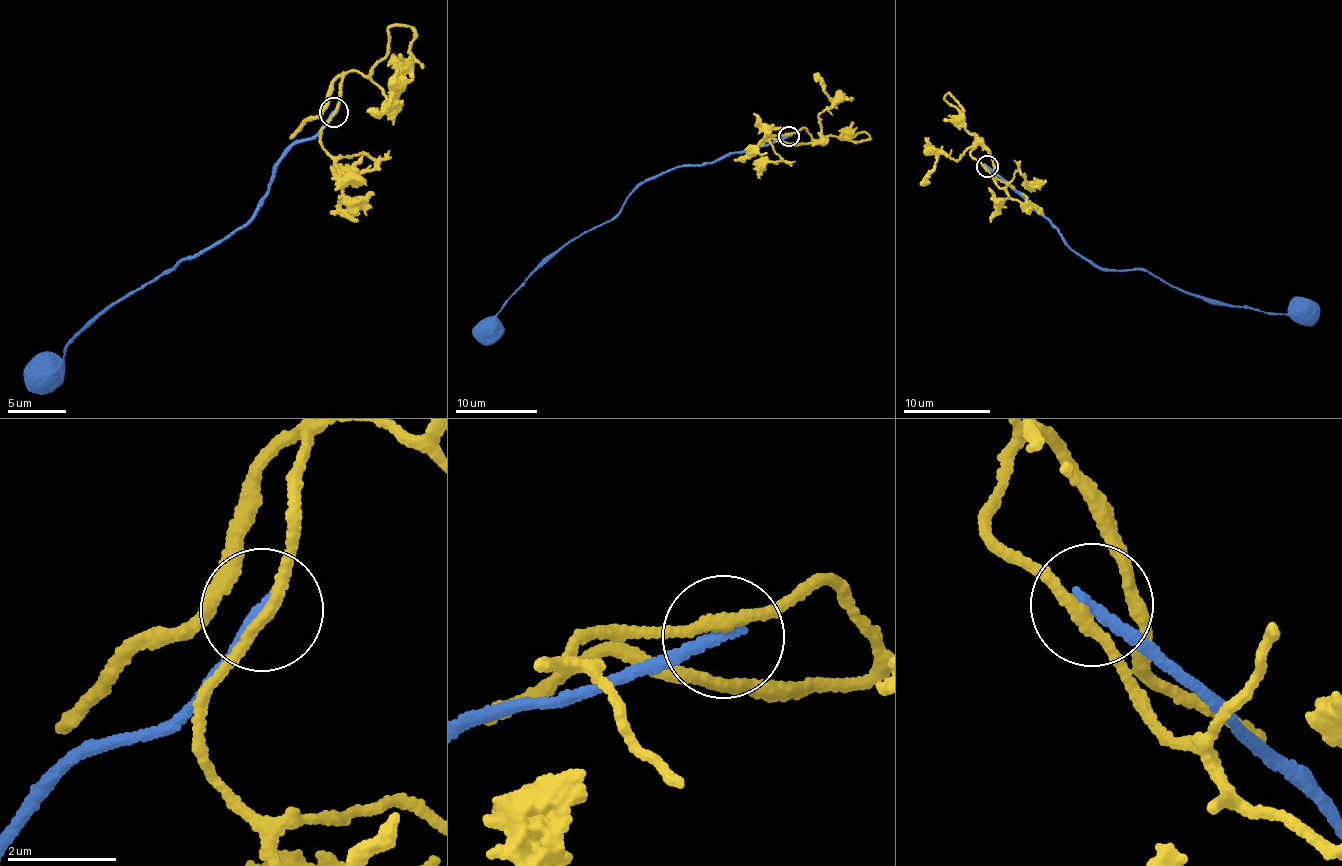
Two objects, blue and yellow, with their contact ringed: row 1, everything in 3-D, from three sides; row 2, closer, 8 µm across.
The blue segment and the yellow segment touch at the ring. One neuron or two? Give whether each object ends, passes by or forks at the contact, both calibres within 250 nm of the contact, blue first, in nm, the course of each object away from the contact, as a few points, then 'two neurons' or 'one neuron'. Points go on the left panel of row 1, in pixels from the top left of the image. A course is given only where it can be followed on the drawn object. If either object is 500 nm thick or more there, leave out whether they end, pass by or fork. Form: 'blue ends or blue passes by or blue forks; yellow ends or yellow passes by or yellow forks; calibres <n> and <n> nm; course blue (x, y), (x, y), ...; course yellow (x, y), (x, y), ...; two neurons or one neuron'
blue ends; yellow passes by; calibres 220 and 190 nm; course blue (333, 112), (319, 132), (287, 145), (269, 191), (243, 226), (88, 320), (68, 340), (58, 371), (47, 364); course yellow (333, 114), (341, 77), (369, 75), (385, 56), (390, 26), (410, 28), (414, 61), (399, 52); two neurons

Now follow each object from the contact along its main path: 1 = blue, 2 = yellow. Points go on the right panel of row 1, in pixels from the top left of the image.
1: (988, 166), (1049, 218), (1067, 245), (1099, 269), (1115, 271), (1141, 269), (1210, 302), (1283, 315), (1299, 306)
2: (988, 168), (971, 156), (975, 134), (946, 101), (949, 93), (960, 111), (944, 118)

